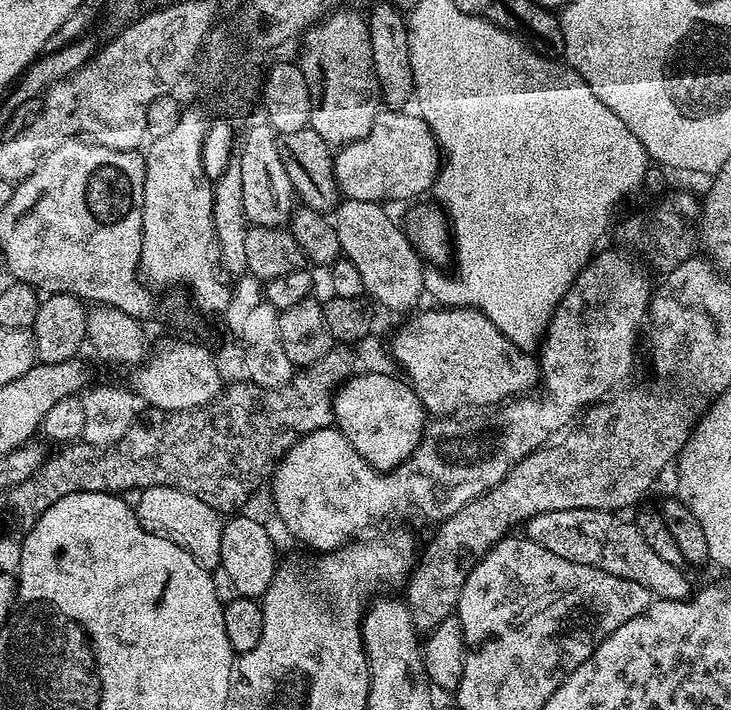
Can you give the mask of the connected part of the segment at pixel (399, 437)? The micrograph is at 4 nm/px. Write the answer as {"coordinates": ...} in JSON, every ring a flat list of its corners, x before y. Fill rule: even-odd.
{"coordinates":[[381,370,365,376,354,376,344,381,336,389,332,402,335,427,340,429,340,433,348,439,350,446,354,446,354,450,366,460,369,466,376,468,379,472,390,472,404,460,410,459,412,452,423,439,426,427,424,404,418,398,412,385,399,375,398,377,387,376,386,373,387,371]]}

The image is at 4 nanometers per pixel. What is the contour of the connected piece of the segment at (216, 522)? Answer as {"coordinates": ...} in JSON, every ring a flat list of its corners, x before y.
{"coordinates":[[154,486,143,489,135,497,134,511,138,522,150,534,158,534,178,547,188,551,202,567,209,570,220,567,222,554,222,530,225,521,221,513,215,512,202,498,194,498,194,494,186,494,170,486]]}

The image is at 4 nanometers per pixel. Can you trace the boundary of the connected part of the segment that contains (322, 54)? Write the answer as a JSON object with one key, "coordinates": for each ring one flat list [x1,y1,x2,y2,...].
{"coordinates":[[346,6,329,11,314,24,320,33,312,36,305,46,308,56,298,63,310,90,308,127,333,146,358,142,370,134,374,118,382,111,378,78,374,74,374,50,370,50,368,22,363,15,351,12]]}

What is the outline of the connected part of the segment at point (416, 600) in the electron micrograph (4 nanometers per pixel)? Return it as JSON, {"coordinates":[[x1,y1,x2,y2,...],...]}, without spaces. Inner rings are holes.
{"coordinates":[[640,392,632,393,632,404,628,400,616,400,604,406,599,403,587,409,584,415,585,430,574,430,566,444,540,446,529,451,513,463,504,480,480,496,473,496,467,503,461,504,444,520,444,525,432,536,428,545,423,545,416,561,416,567,406,582,408,596,406,603,412,615,412,625,418,630,431,630,444,619,453,615,460,597,462,586,470,574,475,561,481,560,489,548,499,544,509,535,508,528,515,524,523,525,531,516,546,514,554,510,598,510,613,514,623,513,623,508,632,508,652,487,656,479,664,472,668,463,679,457,684,443,692,436,701,416,709,407,710,401,705,396,692,396,687,402,685,396,658,397,647,396]]}

